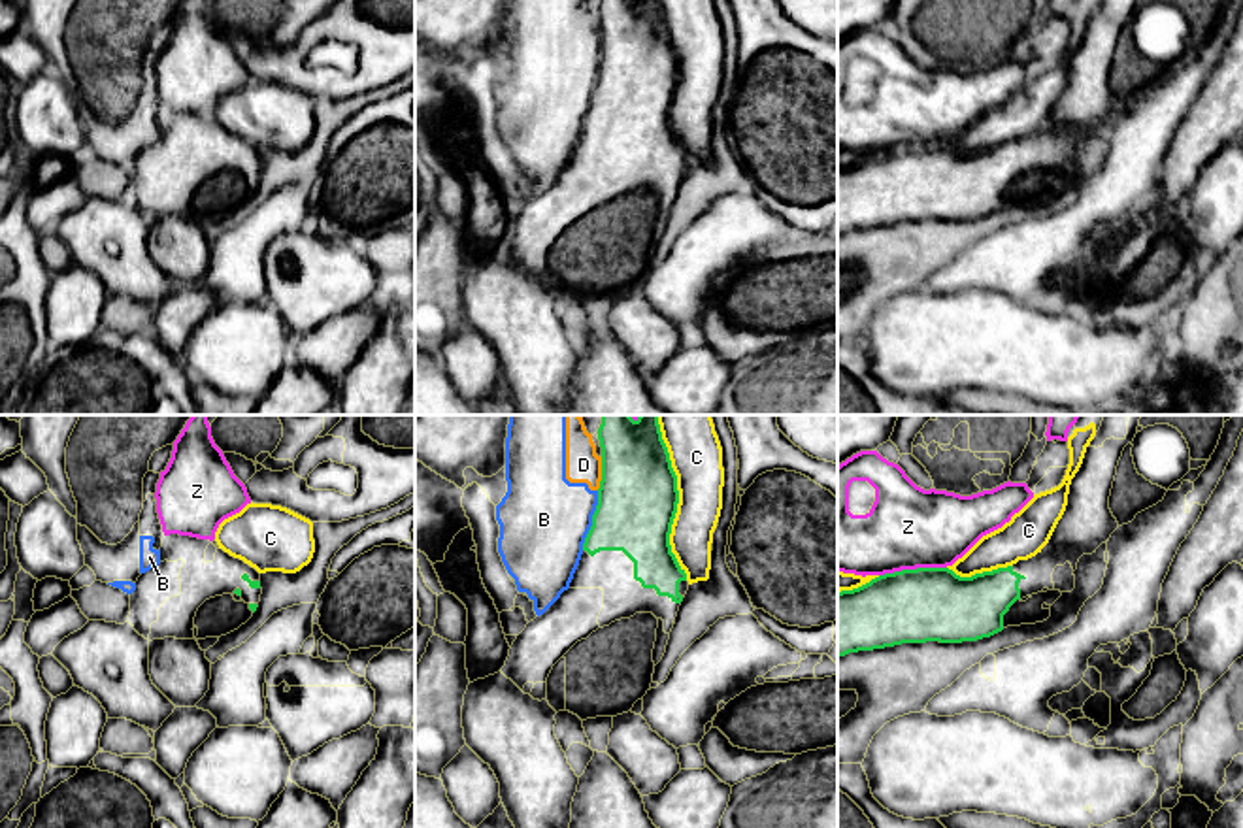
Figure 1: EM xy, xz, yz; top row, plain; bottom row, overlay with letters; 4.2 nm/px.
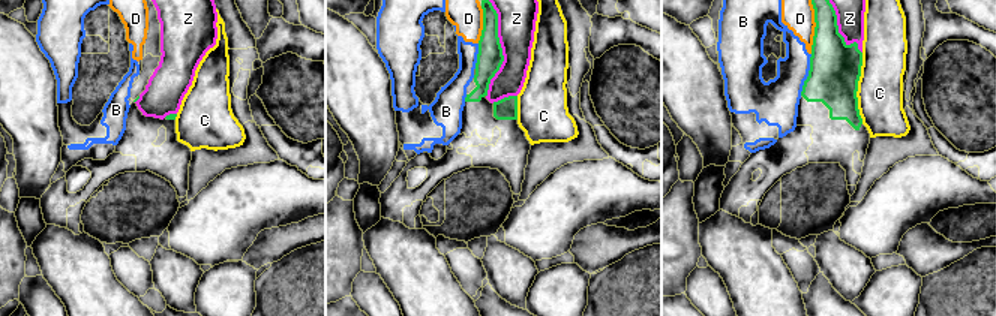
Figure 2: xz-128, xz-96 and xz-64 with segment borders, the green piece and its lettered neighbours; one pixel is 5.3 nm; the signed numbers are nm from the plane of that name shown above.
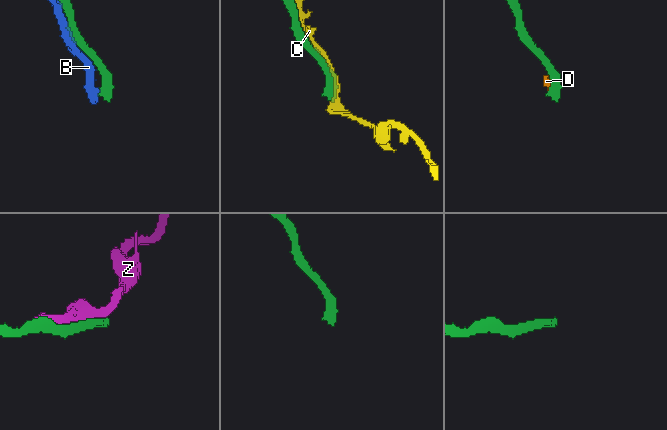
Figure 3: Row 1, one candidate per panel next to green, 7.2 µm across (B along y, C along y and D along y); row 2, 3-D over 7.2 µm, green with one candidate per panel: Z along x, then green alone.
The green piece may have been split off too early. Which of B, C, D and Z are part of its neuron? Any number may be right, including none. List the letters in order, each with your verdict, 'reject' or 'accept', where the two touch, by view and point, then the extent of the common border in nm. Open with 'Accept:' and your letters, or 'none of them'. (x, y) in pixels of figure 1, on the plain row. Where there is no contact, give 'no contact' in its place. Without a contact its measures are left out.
Accept: none of them
B: reject; meets green in xz at (593, 99); contact 260 nm long
C: reject; meets green in xz at (678, 80); contact 700 nm long
D: reject; meets green in xz at (602, 51); contact 150 nm long
Z: reject; meets green in yz at (911, 148); contact 300 nm long

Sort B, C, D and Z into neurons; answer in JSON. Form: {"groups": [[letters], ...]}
{"groups": [["B", "D"], ["C"], ["Z"]]}

